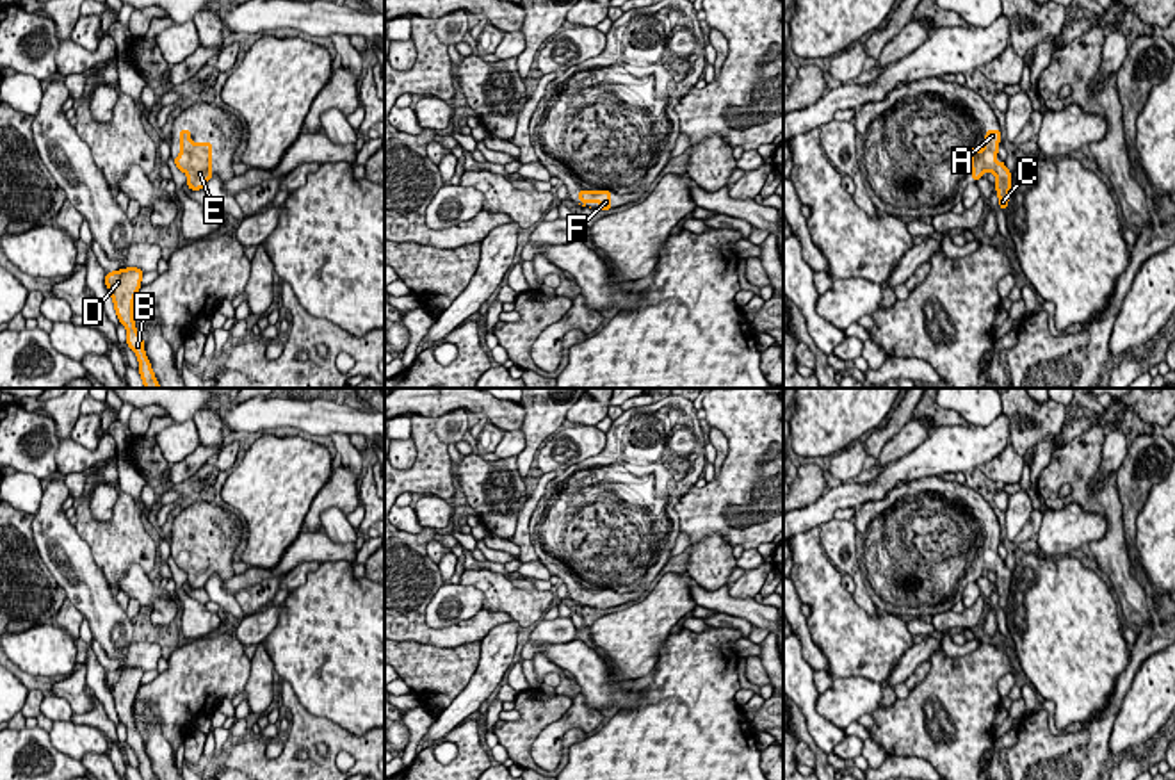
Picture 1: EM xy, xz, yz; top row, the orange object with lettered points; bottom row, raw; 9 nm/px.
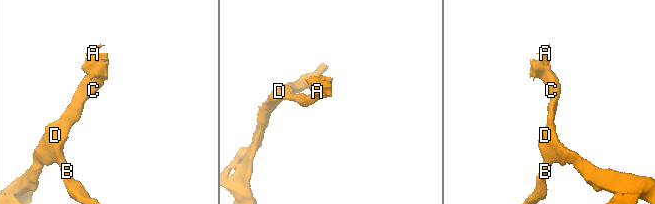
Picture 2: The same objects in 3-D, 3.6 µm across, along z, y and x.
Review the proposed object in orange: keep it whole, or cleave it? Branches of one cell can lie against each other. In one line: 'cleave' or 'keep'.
keep

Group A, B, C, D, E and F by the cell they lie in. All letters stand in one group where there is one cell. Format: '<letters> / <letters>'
A B C D E F

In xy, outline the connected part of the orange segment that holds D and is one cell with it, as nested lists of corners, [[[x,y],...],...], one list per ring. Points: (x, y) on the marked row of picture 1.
[[[126,267],[121,271],[107,272],[105,285],[112,296],[116,315],[119,322],[126,328],[126,344],[137,354],[139,374],[142,378],[144,388],[160,388],[151,363],[144,353],[144,340],[135,329],[134,322],[134,299],[141,288],[144,271],[137,267]]]

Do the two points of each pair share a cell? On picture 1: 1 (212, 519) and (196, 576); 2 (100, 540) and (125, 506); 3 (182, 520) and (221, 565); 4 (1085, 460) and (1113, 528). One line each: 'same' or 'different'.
1: same
2: same
3: same
4: same

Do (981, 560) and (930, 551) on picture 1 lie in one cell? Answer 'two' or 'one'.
one

